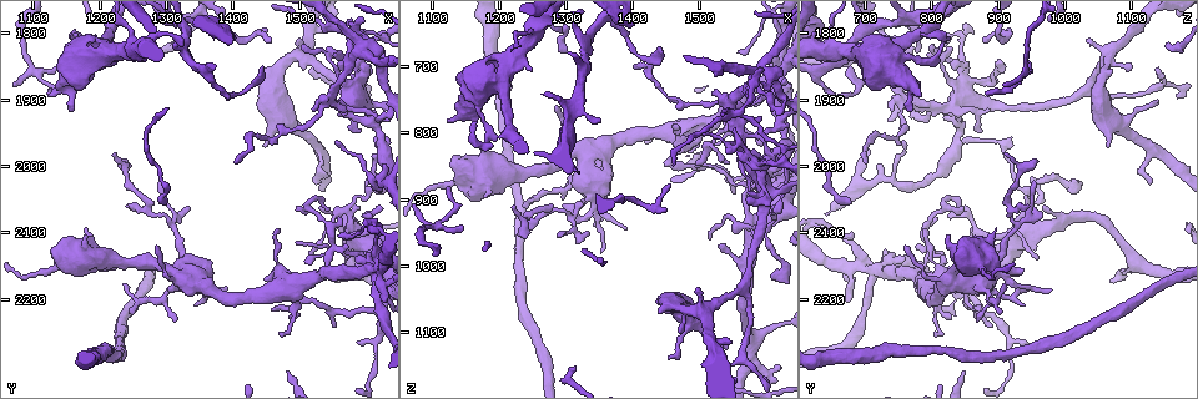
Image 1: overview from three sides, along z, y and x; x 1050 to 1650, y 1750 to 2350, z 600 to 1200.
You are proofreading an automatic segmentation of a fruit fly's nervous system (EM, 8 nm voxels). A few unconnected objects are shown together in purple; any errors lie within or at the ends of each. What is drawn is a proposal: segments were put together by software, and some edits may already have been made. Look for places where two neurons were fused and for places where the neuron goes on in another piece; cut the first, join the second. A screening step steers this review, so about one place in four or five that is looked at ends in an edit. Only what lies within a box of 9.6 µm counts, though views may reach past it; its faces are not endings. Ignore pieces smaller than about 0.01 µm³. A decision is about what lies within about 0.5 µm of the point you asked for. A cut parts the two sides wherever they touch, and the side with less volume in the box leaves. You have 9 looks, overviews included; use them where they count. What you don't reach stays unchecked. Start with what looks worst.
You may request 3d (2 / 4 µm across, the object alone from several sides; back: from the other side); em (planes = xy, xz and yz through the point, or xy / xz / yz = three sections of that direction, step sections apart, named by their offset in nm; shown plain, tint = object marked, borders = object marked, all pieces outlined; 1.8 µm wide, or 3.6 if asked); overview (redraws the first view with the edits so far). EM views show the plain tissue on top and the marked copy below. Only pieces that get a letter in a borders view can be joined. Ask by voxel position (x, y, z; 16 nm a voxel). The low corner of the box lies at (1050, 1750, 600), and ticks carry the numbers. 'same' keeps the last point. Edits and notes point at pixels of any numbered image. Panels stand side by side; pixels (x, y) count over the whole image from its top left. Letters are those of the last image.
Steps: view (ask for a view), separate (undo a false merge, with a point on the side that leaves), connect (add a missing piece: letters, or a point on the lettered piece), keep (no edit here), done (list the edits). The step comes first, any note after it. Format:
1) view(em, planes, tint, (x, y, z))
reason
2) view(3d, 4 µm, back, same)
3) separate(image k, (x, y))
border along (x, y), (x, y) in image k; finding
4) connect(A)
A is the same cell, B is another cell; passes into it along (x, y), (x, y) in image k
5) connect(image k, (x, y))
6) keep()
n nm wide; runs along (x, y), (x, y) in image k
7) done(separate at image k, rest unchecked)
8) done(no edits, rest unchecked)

view(3d, 4 µm, back, (1515, 1835, 1065))
arms part here

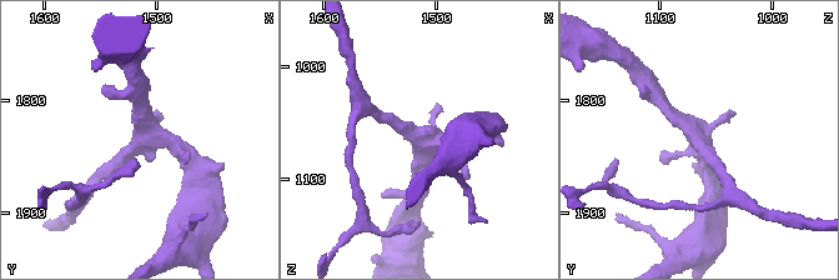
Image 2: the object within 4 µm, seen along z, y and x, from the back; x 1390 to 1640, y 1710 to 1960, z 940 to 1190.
view(em, xz, step 4, tint, (1512, 1836, 1066))

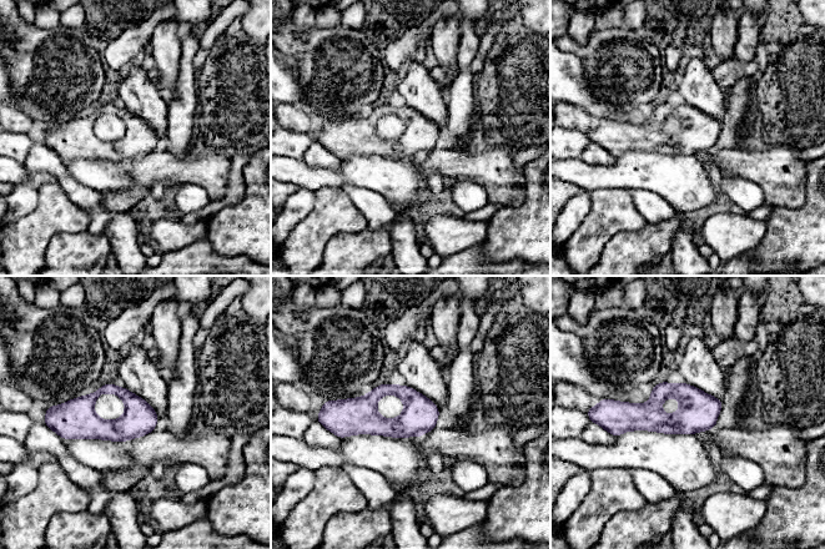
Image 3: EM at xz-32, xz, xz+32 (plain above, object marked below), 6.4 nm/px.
view(em, planes, borders, same)

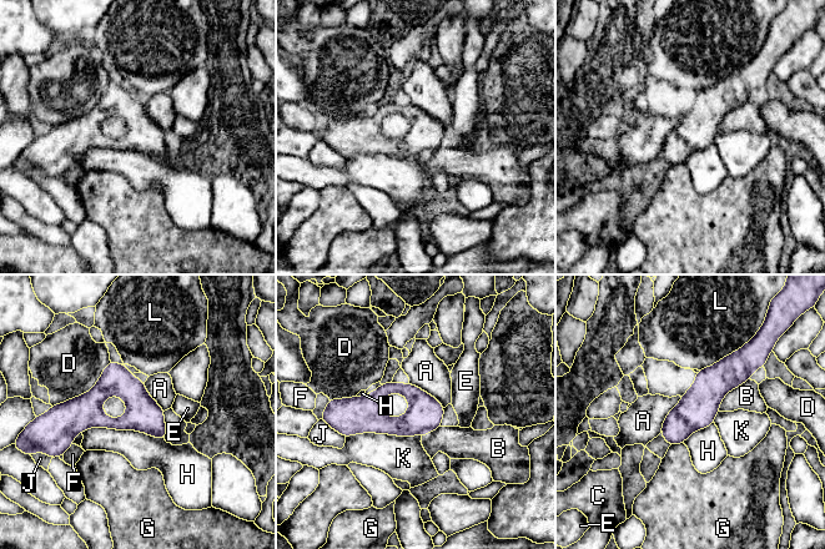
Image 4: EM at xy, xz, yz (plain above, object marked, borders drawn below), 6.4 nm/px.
keep()
220 nm wide; A, B, C, D, E, F, G, H, J, K and L are other cells; runs along (743, 357), (677, 427), (672, 441) in image 4; all the same neuron

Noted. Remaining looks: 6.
view(3d, 4 µm, (1305, 2055, 685))
branch stops here

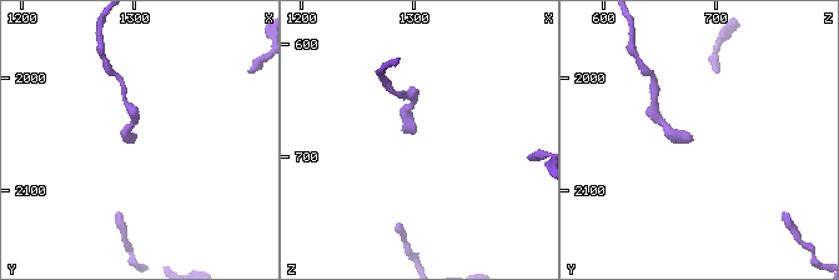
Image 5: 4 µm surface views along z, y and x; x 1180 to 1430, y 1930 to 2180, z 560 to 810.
view(em, planes, borders, (1302, 2052, 680))
now the EM

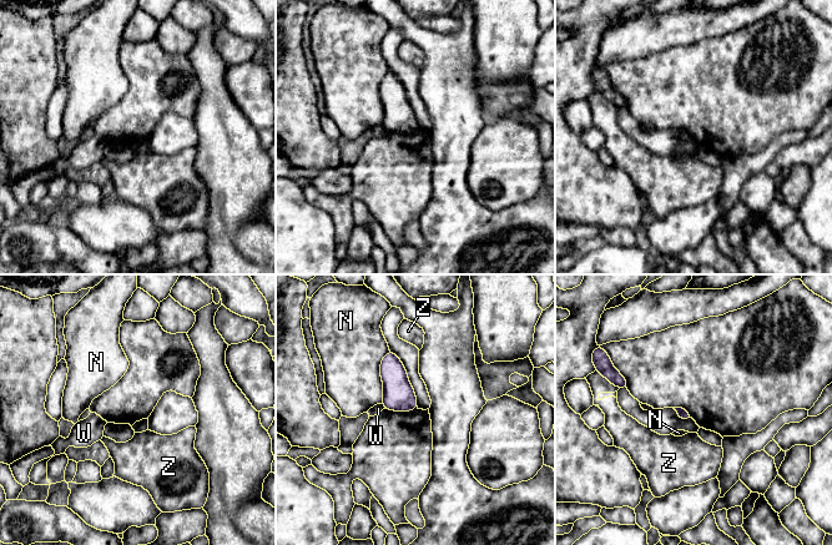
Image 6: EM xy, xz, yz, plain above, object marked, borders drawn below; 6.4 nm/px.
keep()
N, W and Z are other cells; border along (389, 351), (381, 363), (381, 403) in image 6; no lettered piece goes on from it

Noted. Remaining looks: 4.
view(em, xz, step 4, tint, (1600, 1850, 900))
sharp bend

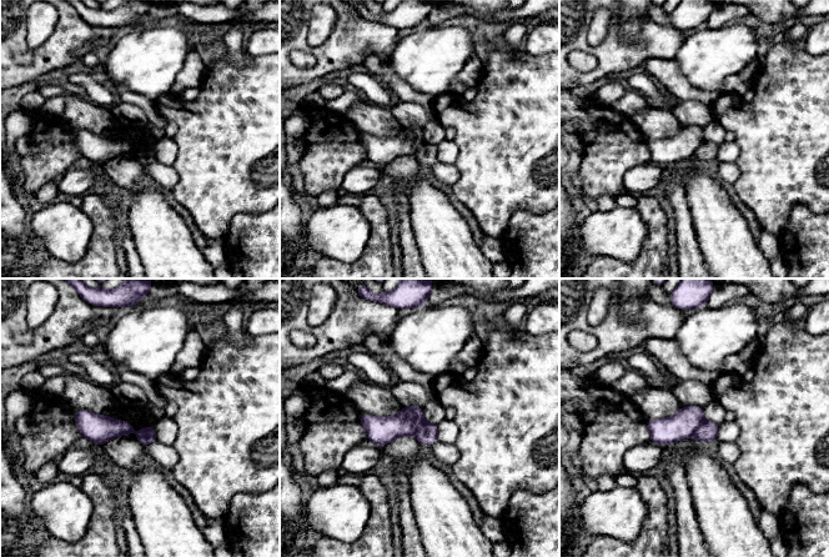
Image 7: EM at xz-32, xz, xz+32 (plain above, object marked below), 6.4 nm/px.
view(em, xz, step 4, borders, same)

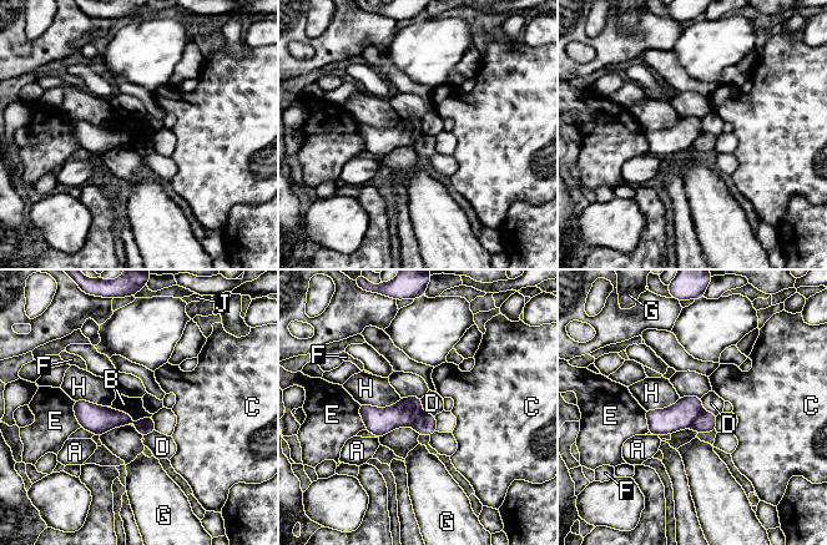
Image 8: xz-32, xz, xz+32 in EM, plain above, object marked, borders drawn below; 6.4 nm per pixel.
separate(image 8, (706, 422))
110 nm wide; A, B, C, D, E, F, G, H and J are other cells; border along (701, 410), (691, 427) in image 8; two neurons meet here

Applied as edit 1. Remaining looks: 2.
view(overview)

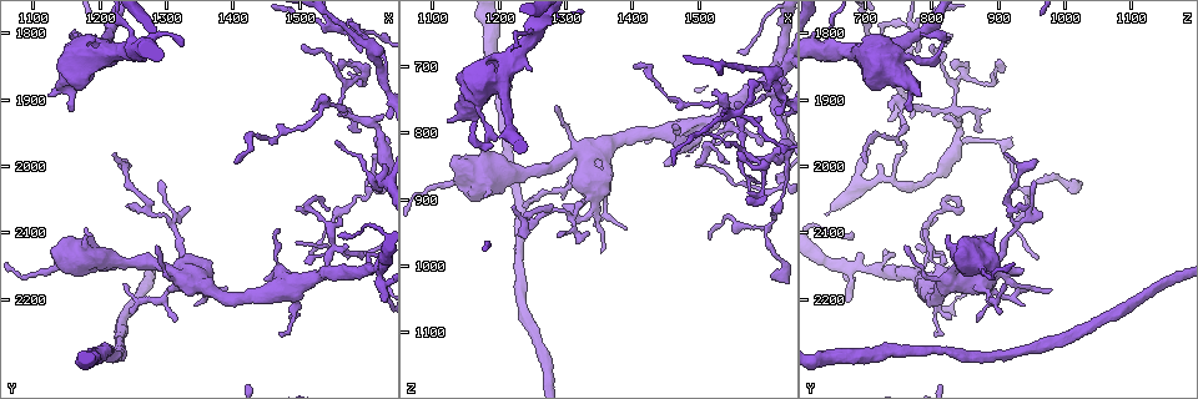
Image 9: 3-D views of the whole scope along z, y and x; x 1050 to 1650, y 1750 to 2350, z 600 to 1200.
view(em, xy, step 16, borders, (1615, 1940, 845))
thin arm on a thick one

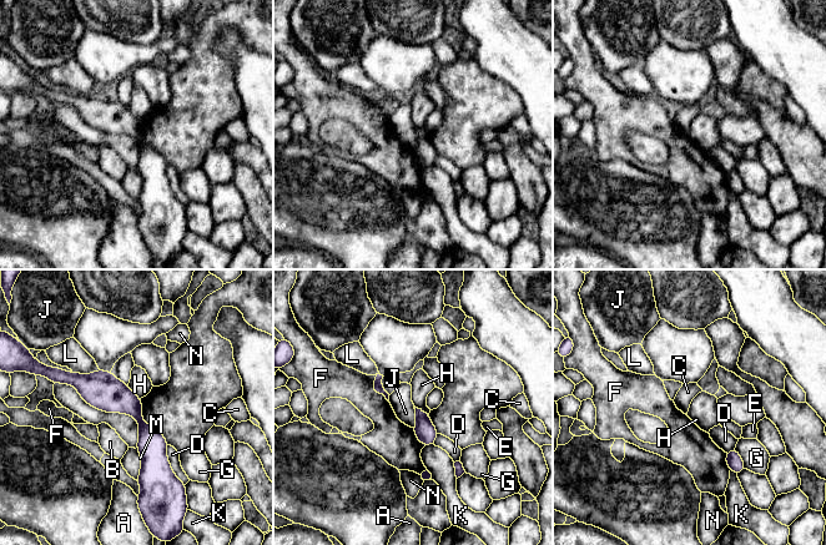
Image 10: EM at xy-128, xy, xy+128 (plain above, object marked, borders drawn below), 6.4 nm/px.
keep()
130 nm wide; A, B, C, D, E, F, G, H, J, K, L, M and N are other cells; continuous, no second neuron

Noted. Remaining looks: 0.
done(separate at image 8, rest unchecked)

